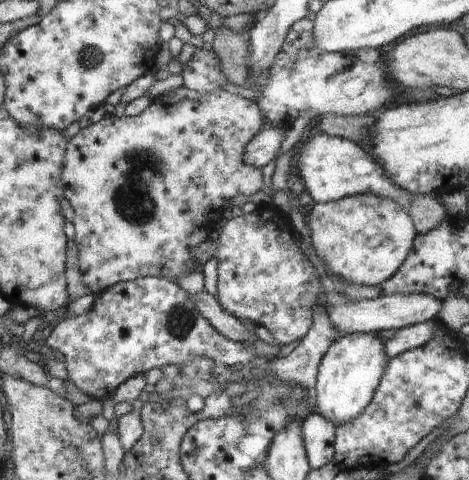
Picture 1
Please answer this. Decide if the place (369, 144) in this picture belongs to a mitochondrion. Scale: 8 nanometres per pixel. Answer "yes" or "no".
no

